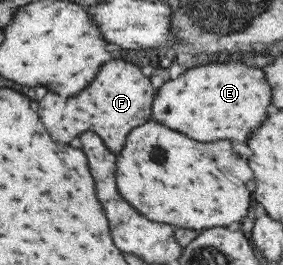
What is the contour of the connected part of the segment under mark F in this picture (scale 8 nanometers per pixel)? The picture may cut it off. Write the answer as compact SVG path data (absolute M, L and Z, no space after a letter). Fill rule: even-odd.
M123 60L105 62L105 66L101 66L101 70L97 72L93 84L89 84L89 88L85 88L79 96L69 98L69 102L75 102L75 110L71 110L63 120L53 122L55 130L49 128L49 134L55 136L57 142L69 142L75 136L79 136L81 132L91 130L103 138L105 146L113 154L119 154L125 146L125 138L129 132L133 128L153 120L151 102L155 98L155 92L157 90L151 86L149 78L143 76L135 64L129 64ZM79 102L85 102L91 106L91 110L89 110L89 114L85 114L85 118L83 118L83 110L77 106Z

